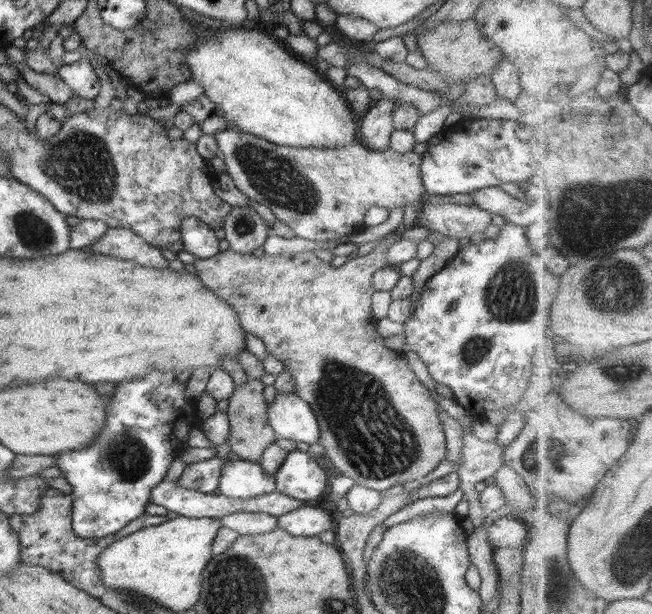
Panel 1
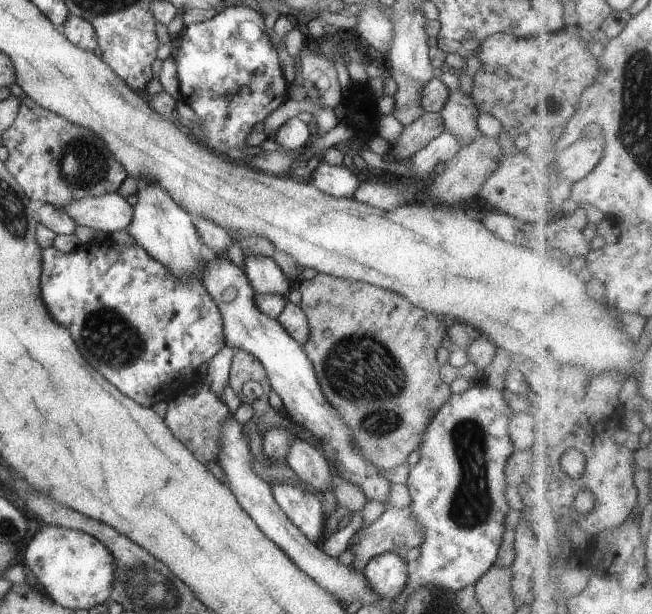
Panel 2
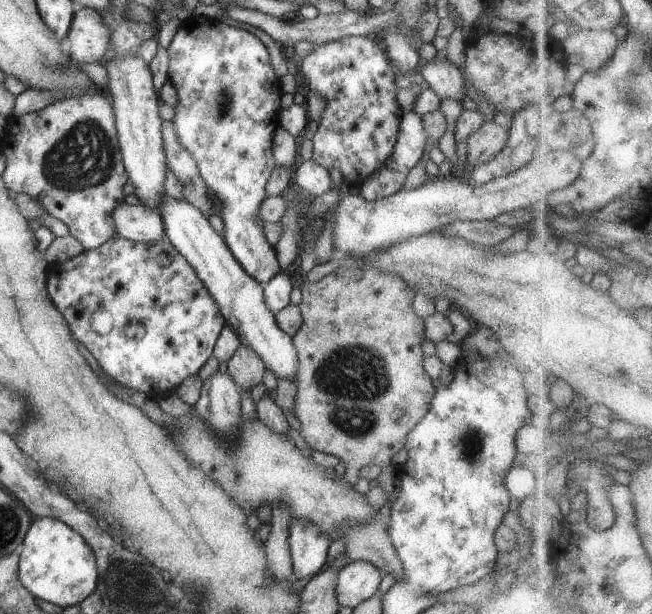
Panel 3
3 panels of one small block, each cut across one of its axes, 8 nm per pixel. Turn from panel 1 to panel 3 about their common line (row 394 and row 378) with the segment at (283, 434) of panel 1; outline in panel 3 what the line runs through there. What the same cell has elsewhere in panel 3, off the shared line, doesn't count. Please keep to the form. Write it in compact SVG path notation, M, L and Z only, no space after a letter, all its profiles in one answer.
M163 194L158 212L163 218L166 238L194 269L214 299L226 326L235 330L242 345L258 353L265 369L270 370L277 380L284 378L296 382L299 358L291 336L278 326L275 313L266 306L263 285L240 266L223 236L210 225L208 217L187 201L177 201L166 194Z

